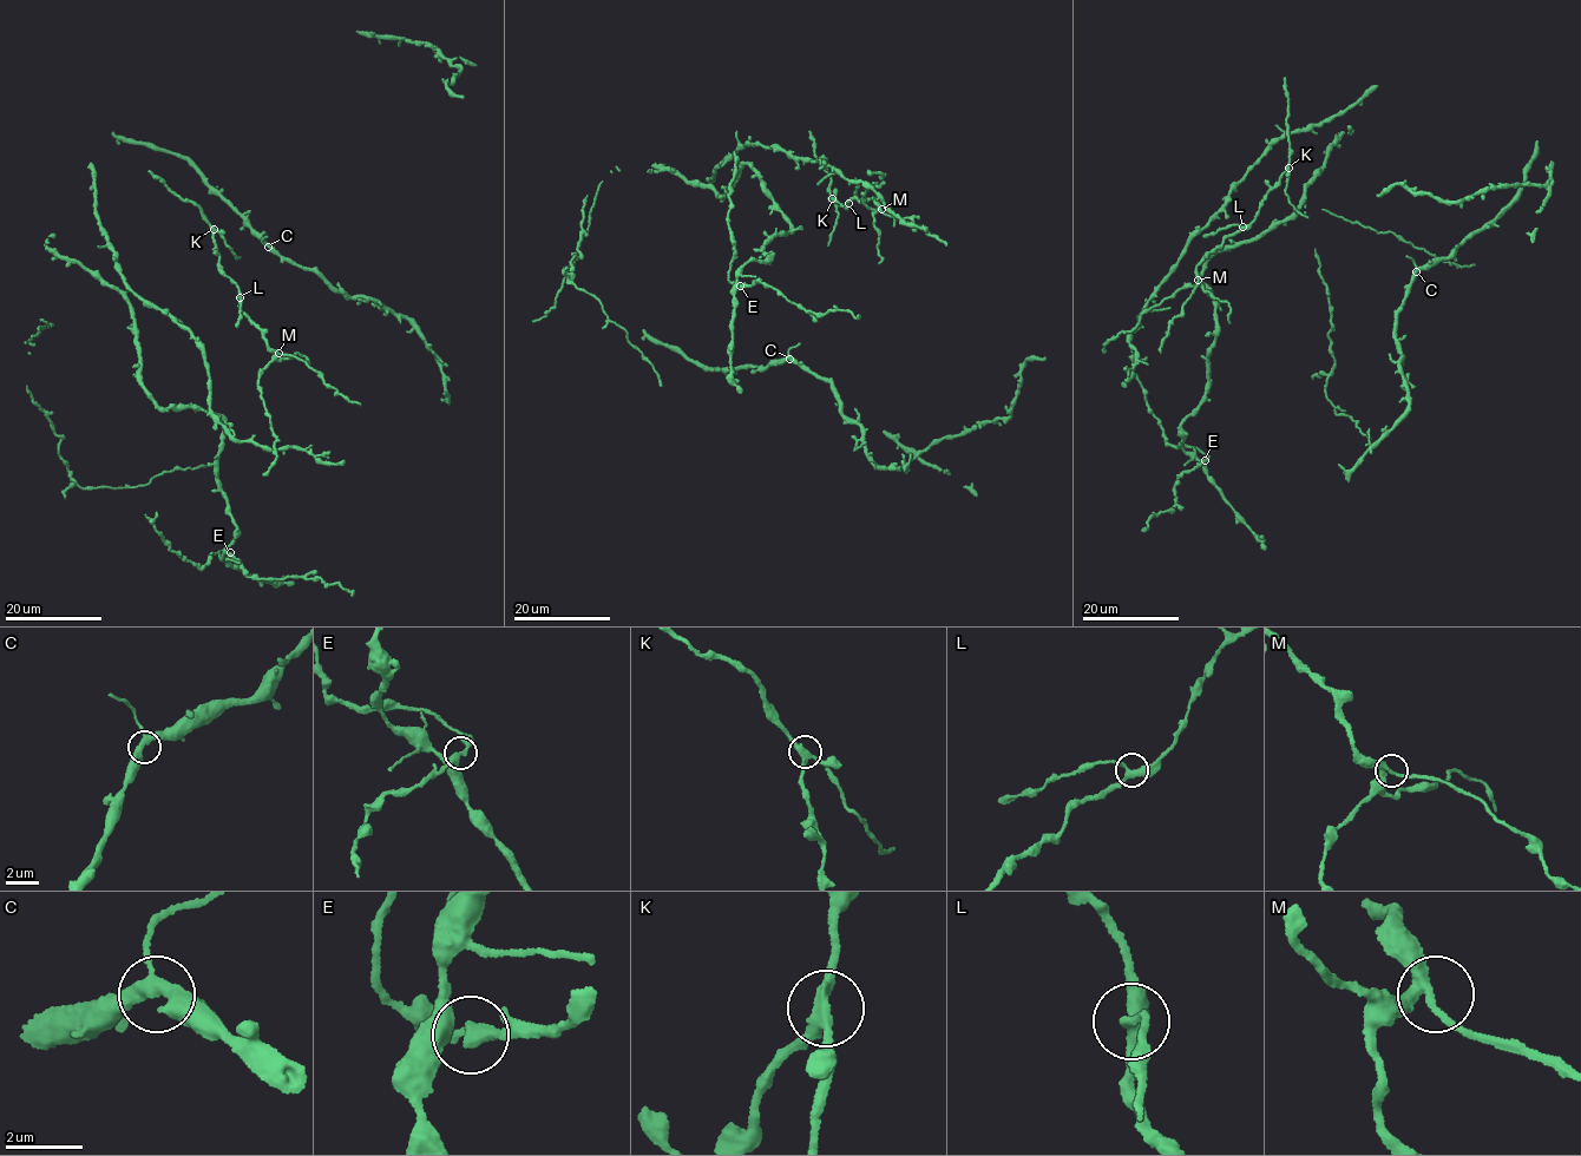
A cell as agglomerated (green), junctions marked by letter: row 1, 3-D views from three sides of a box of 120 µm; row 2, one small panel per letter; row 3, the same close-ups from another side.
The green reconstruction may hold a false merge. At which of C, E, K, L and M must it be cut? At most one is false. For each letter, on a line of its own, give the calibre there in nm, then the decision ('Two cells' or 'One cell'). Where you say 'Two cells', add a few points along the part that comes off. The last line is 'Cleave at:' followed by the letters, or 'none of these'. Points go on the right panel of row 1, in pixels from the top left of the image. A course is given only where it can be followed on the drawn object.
C: Thickness 340 nm. One cell
E: Thickness 280 nm. One cell
K: Thickness 260 nm. Two cells. Course of the part to remove: (1287, 168), (1285, 195), (1299, 214), (1307, 217)
L: Thickness 320 nm. One cell
M: Thickness 240 nm. One cell
Cleave at: K

